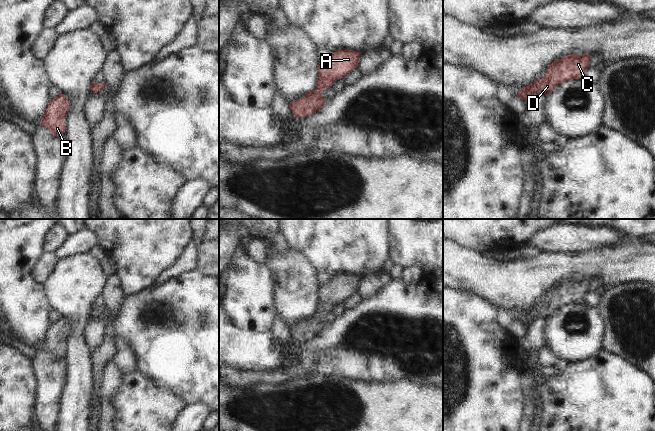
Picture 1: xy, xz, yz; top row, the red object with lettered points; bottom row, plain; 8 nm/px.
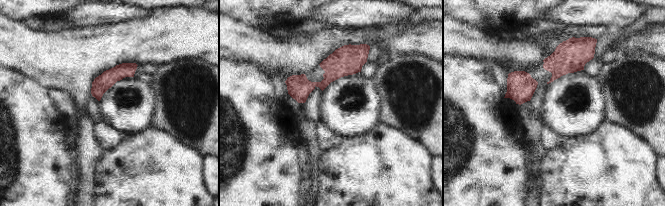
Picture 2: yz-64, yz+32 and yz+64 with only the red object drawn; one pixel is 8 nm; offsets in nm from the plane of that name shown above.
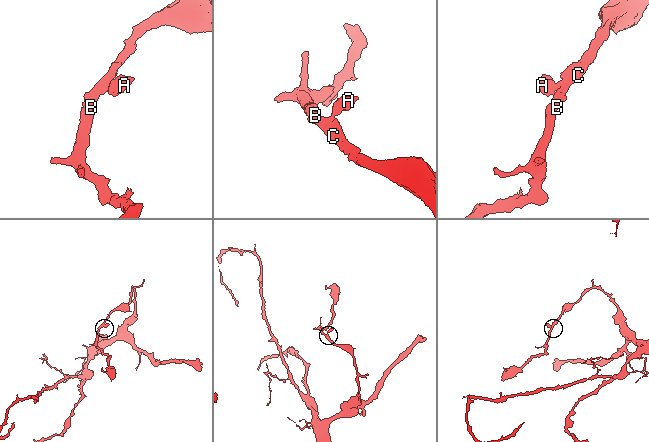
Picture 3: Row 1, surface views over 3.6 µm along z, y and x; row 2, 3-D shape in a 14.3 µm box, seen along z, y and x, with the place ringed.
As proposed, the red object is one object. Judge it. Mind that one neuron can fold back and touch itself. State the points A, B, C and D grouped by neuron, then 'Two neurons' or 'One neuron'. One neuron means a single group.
Groups: A B C D. One neuron.

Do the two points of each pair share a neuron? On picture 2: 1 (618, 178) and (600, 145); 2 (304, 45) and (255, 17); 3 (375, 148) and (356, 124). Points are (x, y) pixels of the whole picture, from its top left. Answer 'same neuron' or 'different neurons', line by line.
1: same neuron
2: different neurons
3: different neurons

